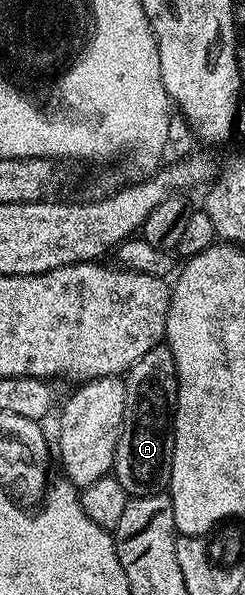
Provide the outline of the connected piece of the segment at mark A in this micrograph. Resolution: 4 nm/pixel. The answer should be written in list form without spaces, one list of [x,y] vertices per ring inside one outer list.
[[[161,342],[153,346],[134,366],[129,368],[123,377],[126,398],[124,399],[124,425],[120,428],[120,437],[116,447],[116,457],[112,463],[112,472],[116,480],[122,482],[122,490],[128,492],[129,497],[153,496],[155,492],[167,489],[168,480],[172,476],[172,447],[174,434],[172,433],[172,412],[178,382],[176,381],[176,367],[174,354],[167,343]]]

